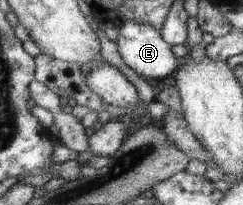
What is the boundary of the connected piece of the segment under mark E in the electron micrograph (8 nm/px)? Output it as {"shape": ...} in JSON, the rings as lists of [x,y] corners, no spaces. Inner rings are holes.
{"shape":[[[124,22],[117,28],[119,35],[116,43],[119,55],[127,66],[146,80],[151,82],[169,80],[183,64],[184,59],[178,59],[172,53],[172,44],[164,39],[159,28],[140,22]]]}

